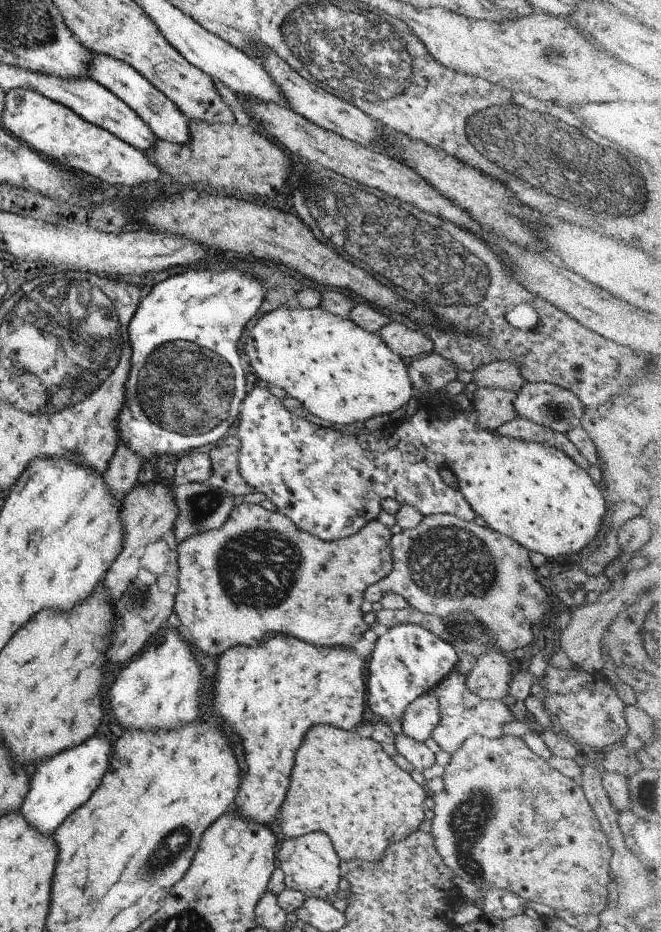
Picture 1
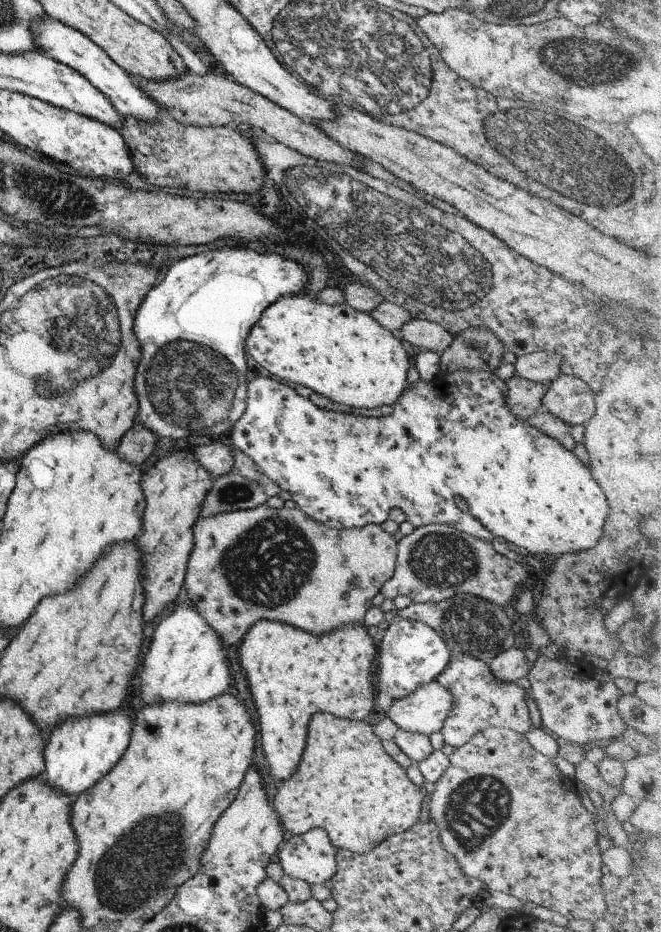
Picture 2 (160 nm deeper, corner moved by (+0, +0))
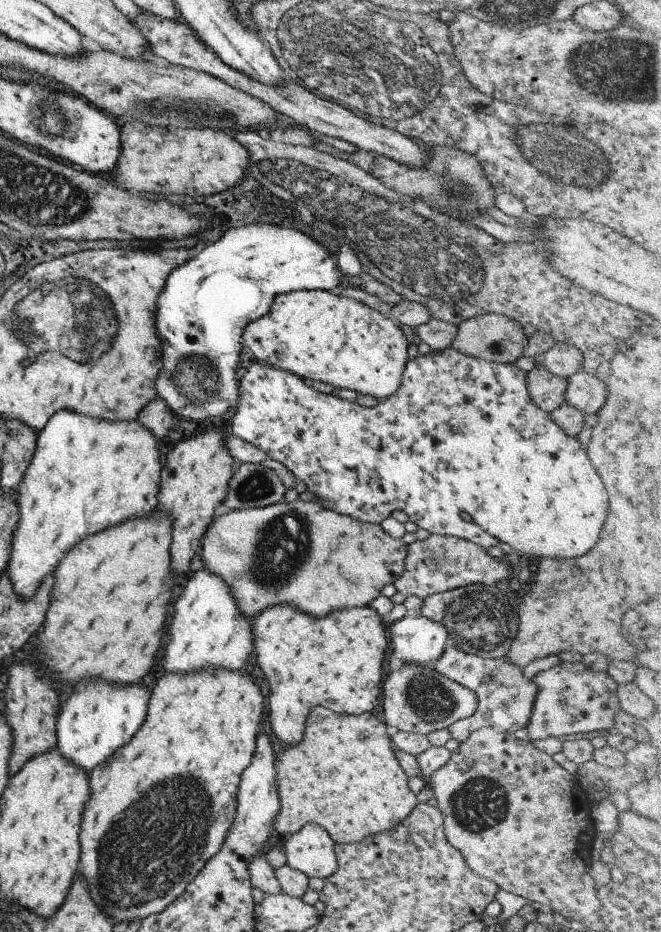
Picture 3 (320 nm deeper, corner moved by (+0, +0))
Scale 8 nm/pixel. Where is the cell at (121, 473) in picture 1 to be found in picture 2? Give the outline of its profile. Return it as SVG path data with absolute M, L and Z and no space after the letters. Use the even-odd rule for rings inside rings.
M135 420L120 438L115 452L127 462L139 466L153 452L156 434Z

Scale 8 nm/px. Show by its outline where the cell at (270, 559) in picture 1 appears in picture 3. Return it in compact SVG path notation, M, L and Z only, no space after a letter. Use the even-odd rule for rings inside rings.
M299 499L288 503L281 501L264 507L232 510L218 517L213 516L200 542L201 565L203 559L202 566L209 572L220 576L229 585L237 606L240 608L242 615L249 621L255 618L265 607L283 602L289 603L291 606L297 606L299 610L305 610L307 614L313 614L315 618L319 618L321 614L327 614L333 608L351 608L351 606L368 605L373 598L377 598L380 595L379 591L385 584L391 584L397 580L397 577L401 576L404 569L404 558L406 557L406 548L400 537L389 533L386 529L381 530L380 523L364 523L350 516L325 509L319 503L305 502Z

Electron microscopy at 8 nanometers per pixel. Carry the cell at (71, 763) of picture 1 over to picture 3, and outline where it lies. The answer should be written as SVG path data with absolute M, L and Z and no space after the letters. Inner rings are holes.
M99 677L77 682L56 718L55 748L75 766L89 772L97 762L129 742L129 736L141 726L150 697L147 688L140 682L118 685Z

